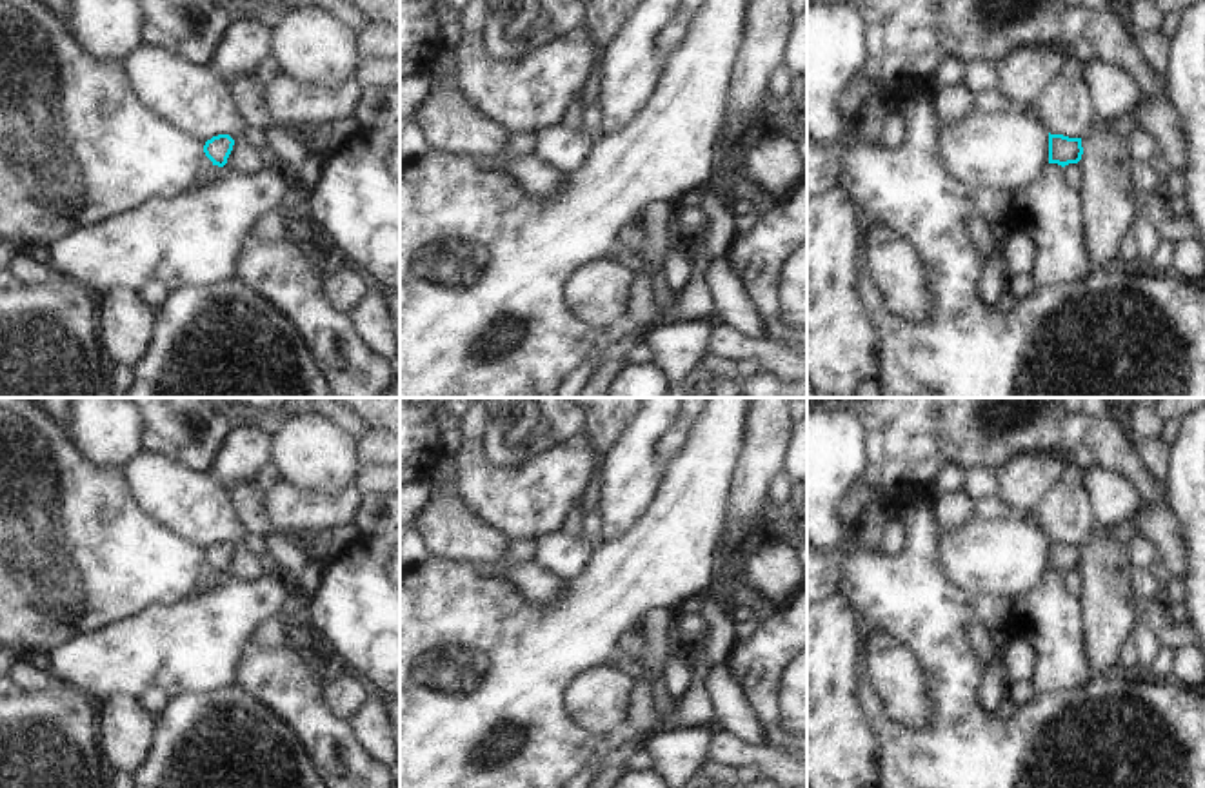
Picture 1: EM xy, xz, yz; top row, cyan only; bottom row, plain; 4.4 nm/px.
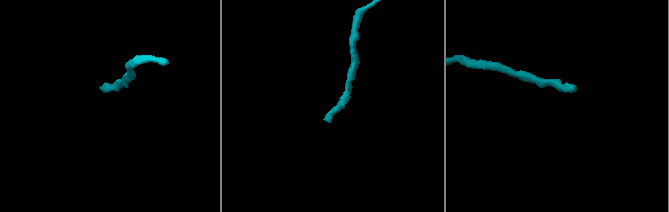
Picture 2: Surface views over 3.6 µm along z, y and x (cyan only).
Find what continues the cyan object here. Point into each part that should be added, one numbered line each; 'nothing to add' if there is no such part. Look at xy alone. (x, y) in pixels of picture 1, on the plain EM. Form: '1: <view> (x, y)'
nothing to add

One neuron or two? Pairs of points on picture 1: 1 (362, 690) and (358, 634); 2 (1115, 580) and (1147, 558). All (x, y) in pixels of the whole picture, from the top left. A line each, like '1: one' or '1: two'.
1: two
2: two

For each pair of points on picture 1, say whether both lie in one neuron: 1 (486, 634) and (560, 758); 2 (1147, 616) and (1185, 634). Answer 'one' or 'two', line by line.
1: one
2: one

